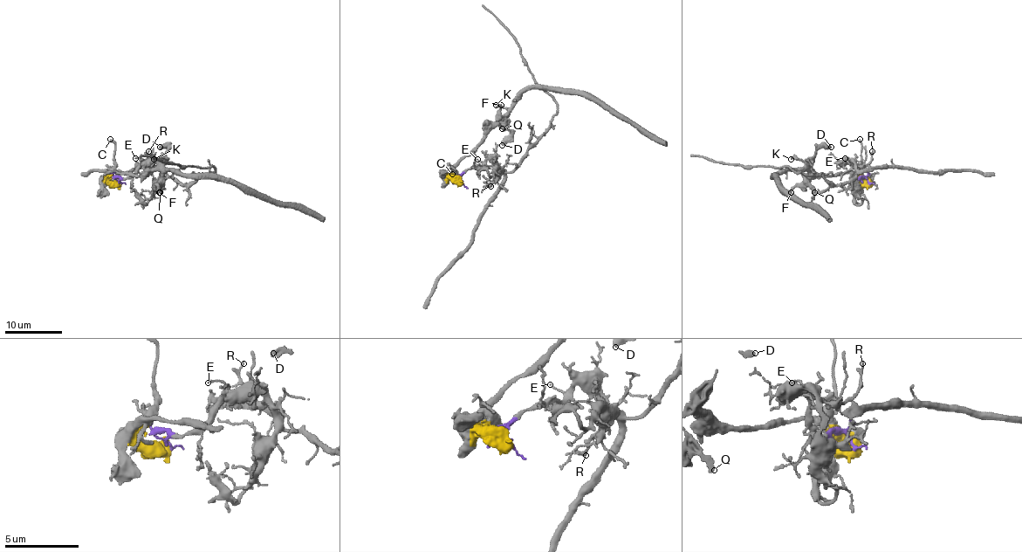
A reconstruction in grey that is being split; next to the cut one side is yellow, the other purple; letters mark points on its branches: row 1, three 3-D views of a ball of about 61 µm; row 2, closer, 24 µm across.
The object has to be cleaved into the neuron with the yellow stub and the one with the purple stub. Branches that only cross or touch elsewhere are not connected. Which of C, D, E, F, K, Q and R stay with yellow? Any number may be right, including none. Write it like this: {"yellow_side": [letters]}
{"yellow_side": ["C", "D", "F", "K", "Q"]}

